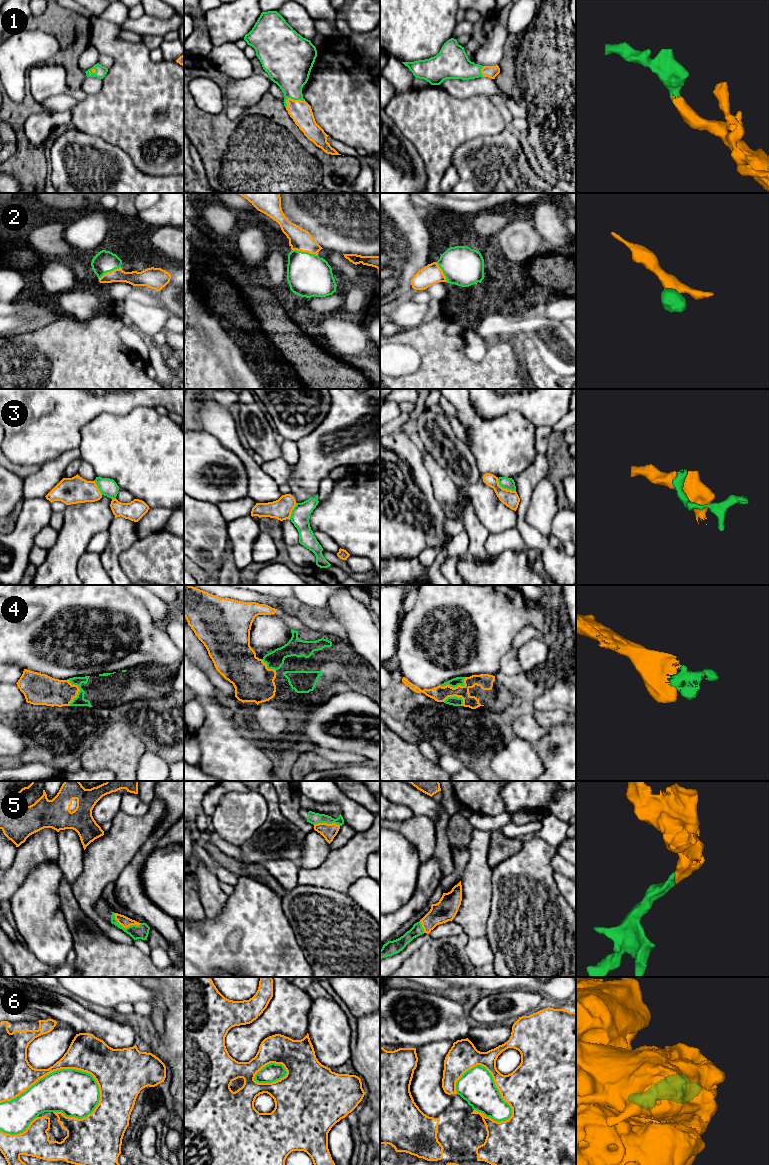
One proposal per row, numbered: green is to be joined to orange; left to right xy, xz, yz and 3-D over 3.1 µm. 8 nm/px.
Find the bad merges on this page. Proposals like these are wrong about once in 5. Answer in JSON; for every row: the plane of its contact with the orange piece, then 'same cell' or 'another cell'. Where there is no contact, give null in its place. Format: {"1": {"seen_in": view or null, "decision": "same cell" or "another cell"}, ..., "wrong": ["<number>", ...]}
{"1": {"seen_in": "xz", "decision": "same cell"}, "2": {"seen_in": "xz", "decision": "same cell"}, "3": {"seen_in": "yz", "decision": "same cell"}, "4": {"seen_in": "yz", "decision": "same cell"}, "5": {"seen_in": "xy", "decision": "same cell"}, "6": {"seen_in": "xy", "decision": "another cell"}, "wrong": ["6"]}

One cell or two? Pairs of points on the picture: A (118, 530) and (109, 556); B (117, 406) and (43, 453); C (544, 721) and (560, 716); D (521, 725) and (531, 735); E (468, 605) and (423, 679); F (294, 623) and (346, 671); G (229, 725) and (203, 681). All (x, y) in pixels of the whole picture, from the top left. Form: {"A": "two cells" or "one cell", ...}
{"A": "one cell", "B": "one cell", "C": "one cell", "D": "one cell", "E": "one cell", "F": "one cell", "G": "one cell"}

